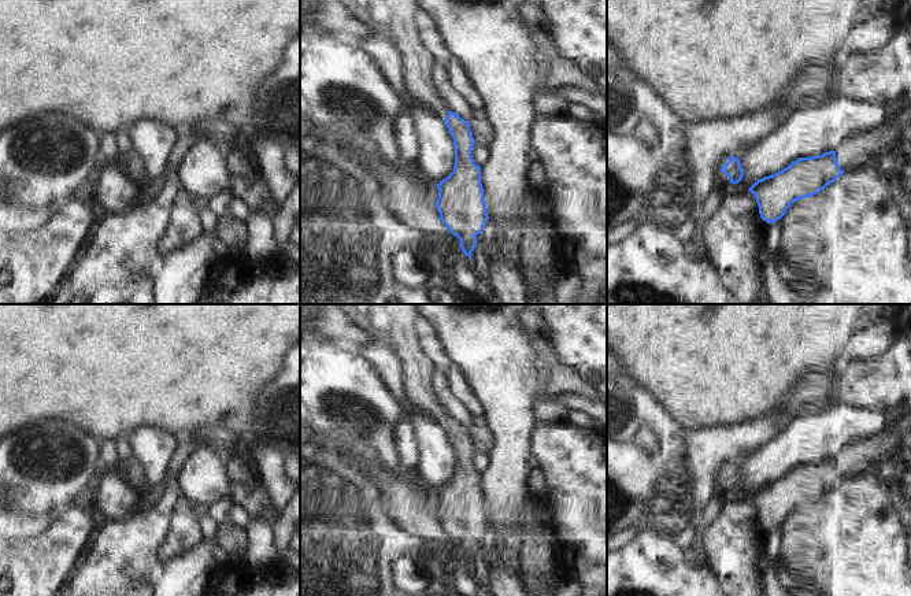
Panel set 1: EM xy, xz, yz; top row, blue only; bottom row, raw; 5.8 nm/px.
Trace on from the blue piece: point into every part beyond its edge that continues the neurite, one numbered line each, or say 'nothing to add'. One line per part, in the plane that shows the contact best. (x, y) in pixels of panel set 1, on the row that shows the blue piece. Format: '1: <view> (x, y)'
1: yz (722, 181)

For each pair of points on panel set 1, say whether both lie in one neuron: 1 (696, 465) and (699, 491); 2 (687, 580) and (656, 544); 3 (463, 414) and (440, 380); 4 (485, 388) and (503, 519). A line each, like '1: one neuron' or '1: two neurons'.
1: one neuron
2: one neuron
3: one neuron
4: one neuron

